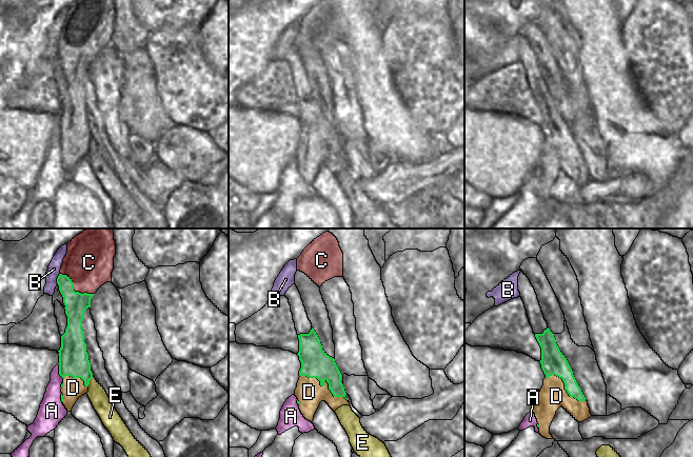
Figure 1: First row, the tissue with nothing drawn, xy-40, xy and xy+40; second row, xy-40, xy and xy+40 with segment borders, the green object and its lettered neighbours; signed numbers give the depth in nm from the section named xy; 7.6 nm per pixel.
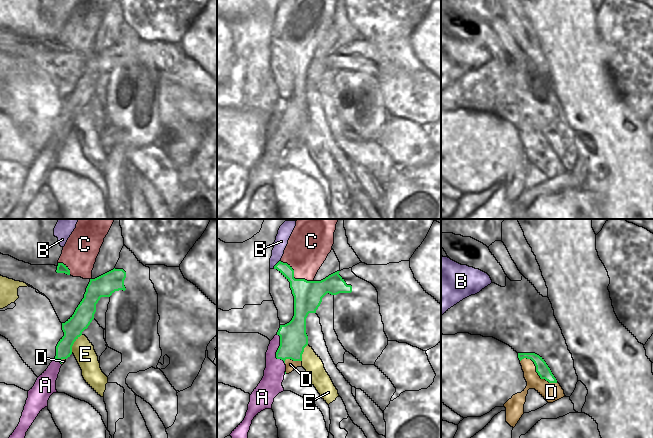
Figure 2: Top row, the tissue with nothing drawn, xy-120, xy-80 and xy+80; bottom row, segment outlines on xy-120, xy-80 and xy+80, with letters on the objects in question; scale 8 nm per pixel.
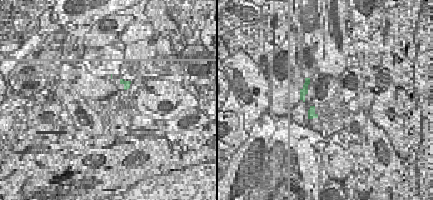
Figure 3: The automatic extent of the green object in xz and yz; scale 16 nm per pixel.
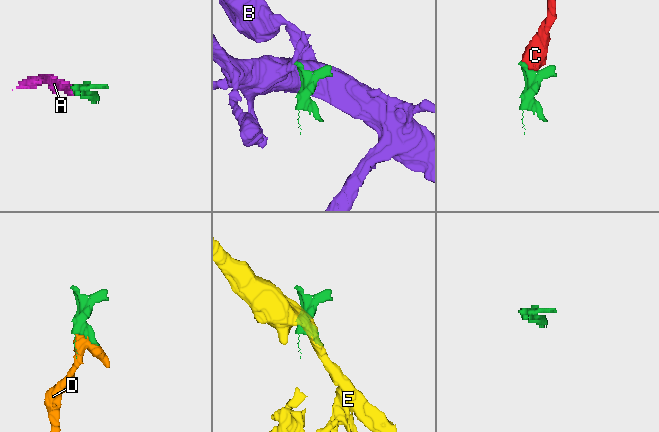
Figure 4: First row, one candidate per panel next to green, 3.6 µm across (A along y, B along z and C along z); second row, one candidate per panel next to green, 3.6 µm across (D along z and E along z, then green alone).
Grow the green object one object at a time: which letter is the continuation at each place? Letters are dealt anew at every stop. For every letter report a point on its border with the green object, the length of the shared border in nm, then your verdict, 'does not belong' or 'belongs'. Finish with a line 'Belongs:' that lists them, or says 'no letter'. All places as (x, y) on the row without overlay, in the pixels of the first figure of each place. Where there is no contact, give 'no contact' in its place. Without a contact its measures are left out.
A: contact xy-40 (59, 135); length 130 nm; belongs
B: contact xy-40 (57, 42); length 90 nm; does not belong
C: contact xy-40 (73, 54); length 300 nm; does not belong
D: contact xy (327, 145); length 400 nm; does not belong
E: contact xy-40 (88, 145); length 90 nm; does not belong
Belongs: A

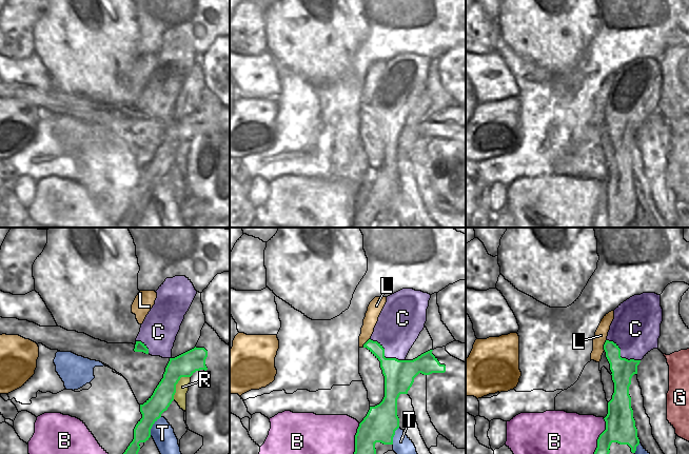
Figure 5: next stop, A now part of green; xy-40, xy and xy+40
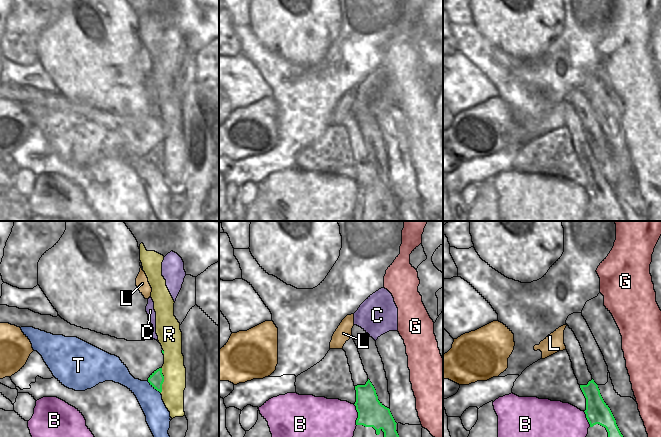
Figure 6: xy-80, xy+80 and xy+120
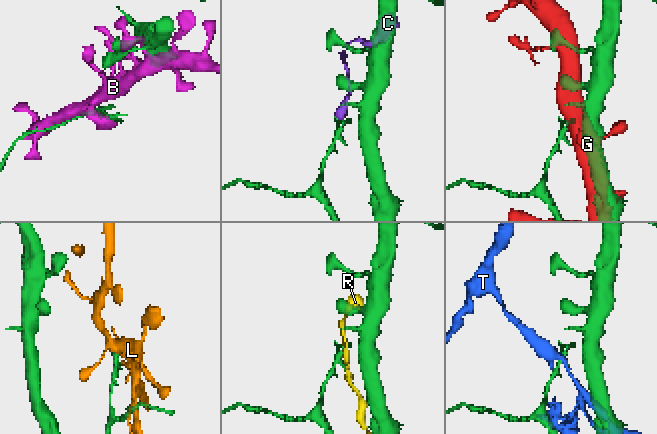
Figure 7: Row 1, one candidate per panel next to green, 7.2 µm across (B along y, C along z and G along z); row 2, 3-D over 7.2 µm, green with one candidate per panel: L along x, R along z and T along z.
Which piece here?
B: contact xy+40 (597, 204); length 360 nm; does not belong
C: contact xy (384, 120); length 320 nm; does not belong
G: no contact; does not belong
L: contact xy+40 (604, 109); length 90 nm; does not belong
R: contact xy-40 (176, 147); length 220 nm; does not belong
T: contact xy-40 (152, 190); length 170 nm; does not belong
Belongs: no letter

